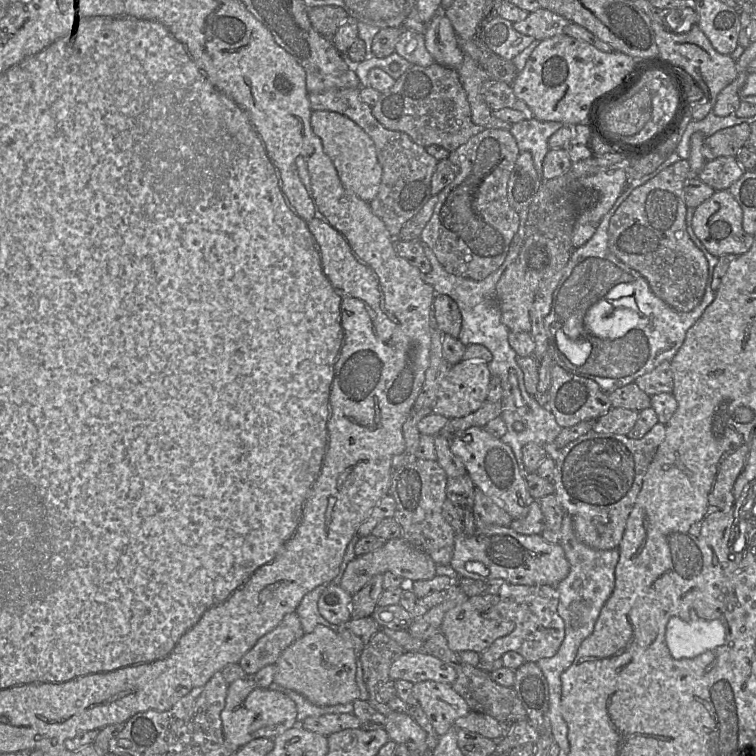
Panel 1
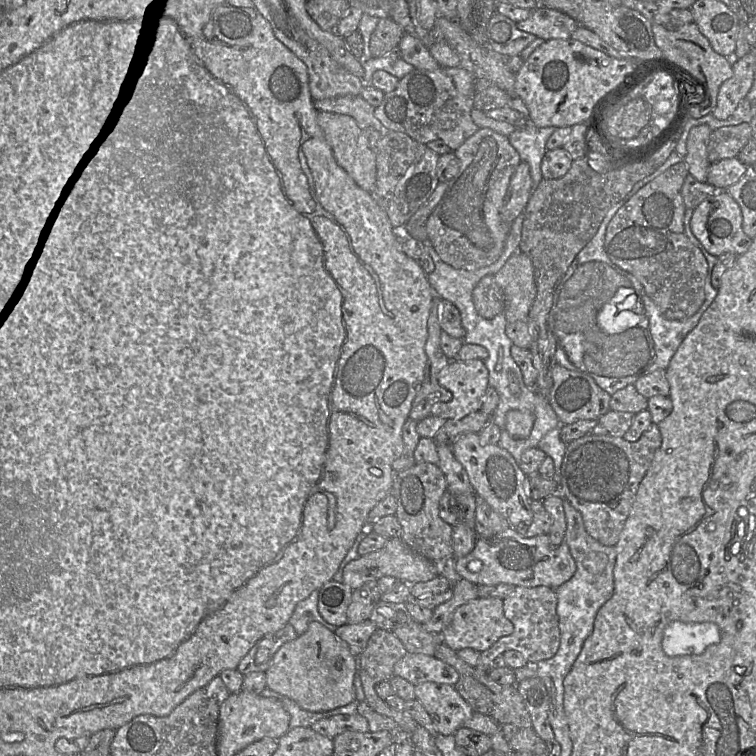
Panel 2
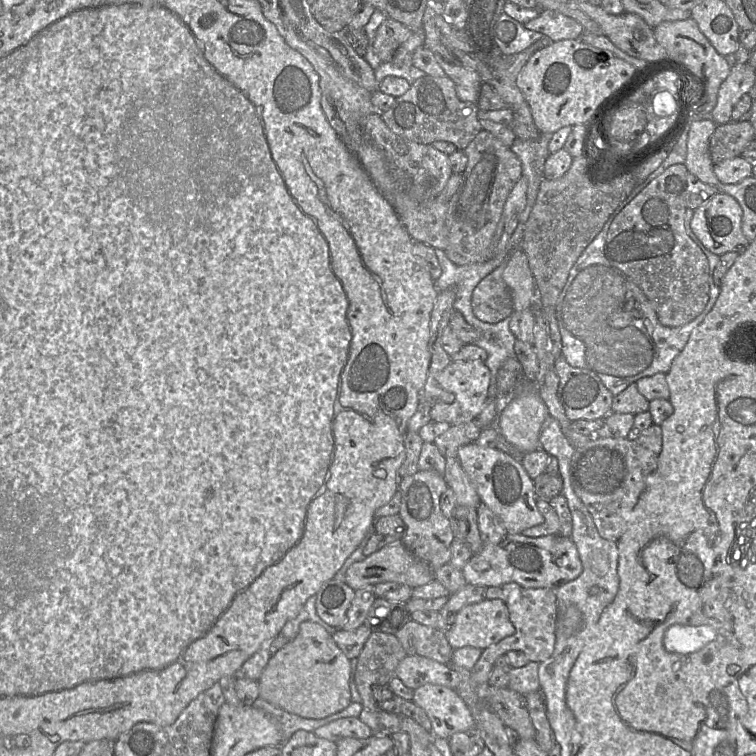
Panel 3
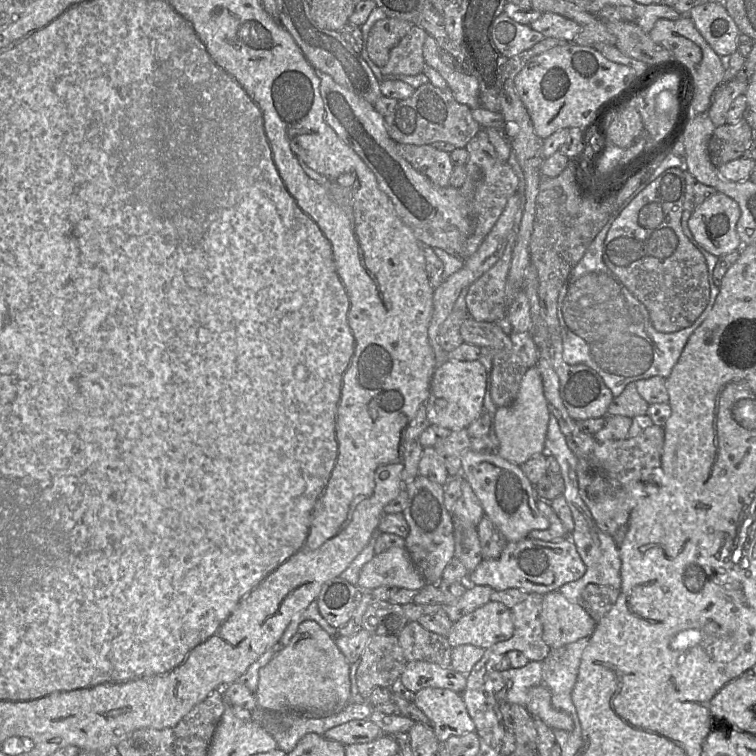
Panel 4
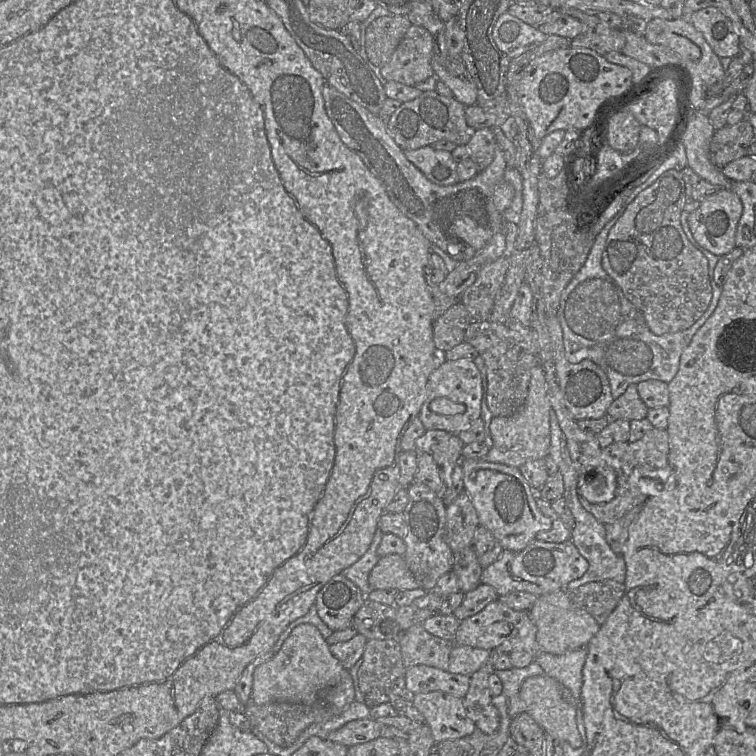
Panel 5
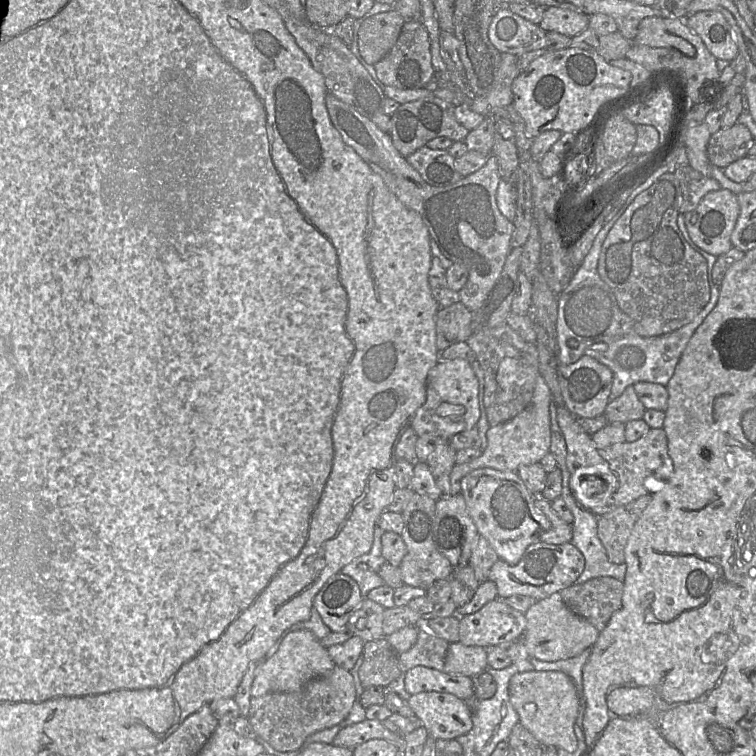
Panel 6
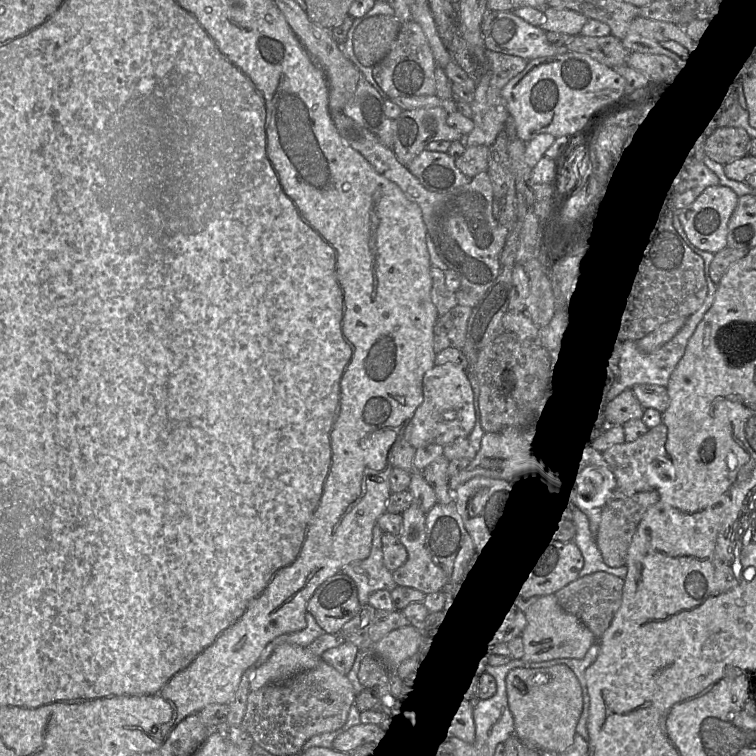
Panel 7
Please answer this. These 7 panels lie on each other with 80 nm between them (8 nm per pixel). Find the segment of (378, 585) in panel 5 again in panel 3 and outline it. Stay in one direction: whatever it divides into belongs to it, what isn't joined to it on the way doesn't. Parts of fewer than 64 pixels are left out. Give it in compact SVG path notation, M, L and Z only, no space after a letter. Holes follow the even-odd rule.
M396 540L379 551L365 557L361 561L353 563L346 572L345 583L353 590L383 582L396 582L400 585L416 588L426 585L434 579L434 570L410 552L401 540Z

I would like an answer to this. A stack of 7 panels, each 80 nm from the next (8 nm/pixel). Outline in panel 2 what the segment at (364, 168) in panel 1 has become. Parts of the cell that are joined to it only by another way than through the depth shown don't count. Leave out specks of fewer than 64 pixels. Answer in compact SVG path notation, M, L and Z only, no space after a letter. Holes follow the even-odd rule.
M318 112L317 122L332 148L336 162L363 190L373 193L377 181L376 155L373 152L367 133L356 121L347 116L331 112Z

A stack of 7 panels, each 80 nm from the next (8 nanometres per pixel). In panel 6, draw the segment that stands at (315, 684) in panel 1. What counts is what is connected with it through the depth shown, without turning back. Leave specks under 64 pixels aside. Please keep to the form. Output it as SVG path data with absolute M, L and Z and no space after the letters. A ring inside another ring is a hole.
M296 630L284 638L272 657L263 660L255 669L251 696L261 697L271 692L297 692L312 679L329 675L335 666L328 650L310 630Z

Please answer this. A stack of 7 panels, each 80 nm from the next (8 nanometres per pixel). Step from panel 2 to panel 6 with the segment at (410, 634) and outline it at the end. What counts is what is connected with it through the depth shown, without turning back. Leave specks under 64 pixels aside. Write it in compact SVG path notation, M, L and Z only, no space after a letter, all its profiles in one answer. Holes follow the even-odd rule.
M424 625L418 627L418 638L415 645L399 655L399 665L402 673L416 666L424 666L442 672L450 643L437 637Z

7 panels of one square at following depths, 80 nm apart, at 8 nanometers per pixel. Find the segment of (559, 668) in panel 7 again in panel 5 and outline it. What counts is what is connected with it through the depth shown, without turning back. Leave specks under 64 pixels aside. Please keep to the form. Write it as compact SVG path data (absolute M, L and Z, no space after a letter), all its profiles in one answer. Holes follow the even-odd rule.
M543 674L524 680L520 688L520 698L526 705L526 711L544 730L545 735L554 740L565 741L573 748L581 746L581 736L576 725L576 709L562 696L562 684Z

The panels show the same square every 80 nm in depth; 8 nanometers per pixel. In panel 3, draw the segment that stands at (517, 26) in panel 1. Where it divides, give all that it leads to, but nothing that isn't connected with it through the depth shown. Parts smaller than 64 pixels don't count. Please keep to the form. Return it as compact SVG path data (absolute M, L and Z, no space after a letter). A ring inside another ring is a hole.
M539 9L537 17L523 25L541 33L552 42L575 40L584 32L582 25L576 20L549 9Z

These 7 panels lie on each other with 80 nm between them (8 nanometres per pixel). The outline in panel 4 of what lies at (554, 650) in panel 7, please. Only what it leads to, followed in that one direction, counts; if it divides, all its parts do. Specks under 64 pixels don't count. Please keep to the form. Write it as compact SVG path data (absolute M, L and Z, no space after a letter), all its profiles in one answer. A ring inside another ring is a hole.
M558 590L543 595L540 619L543 640L551 649L590 637L597 624L580 603L569 601Z

